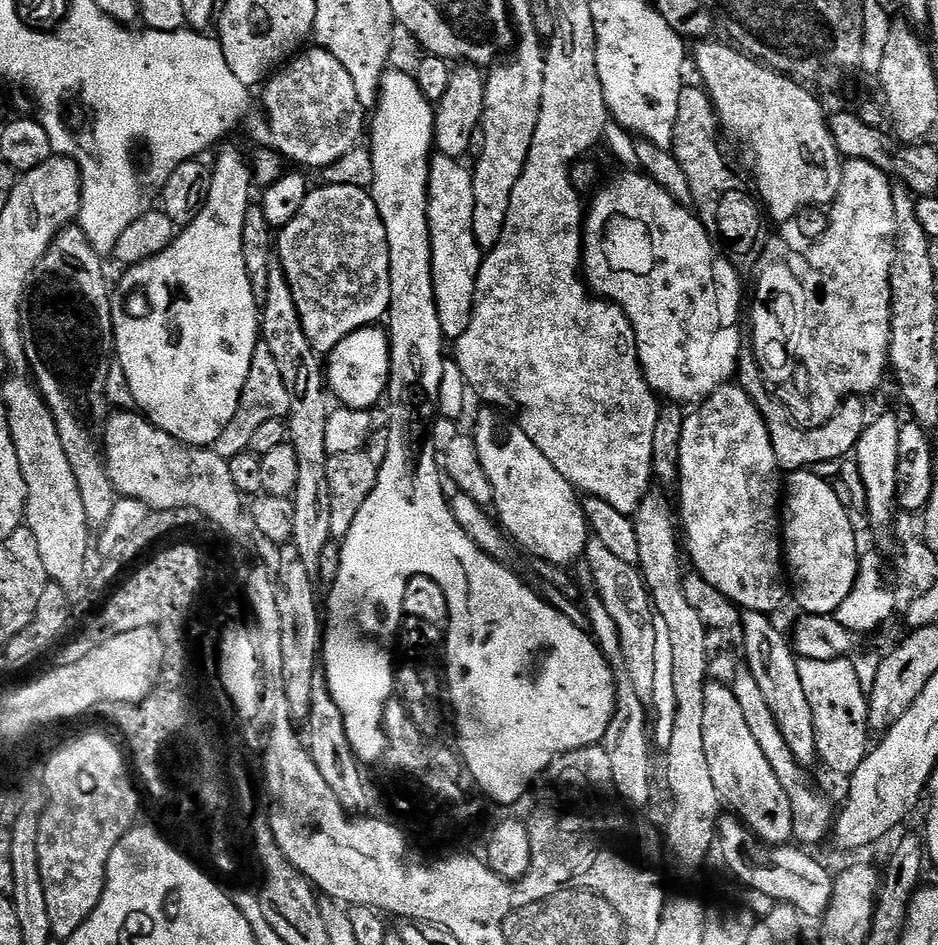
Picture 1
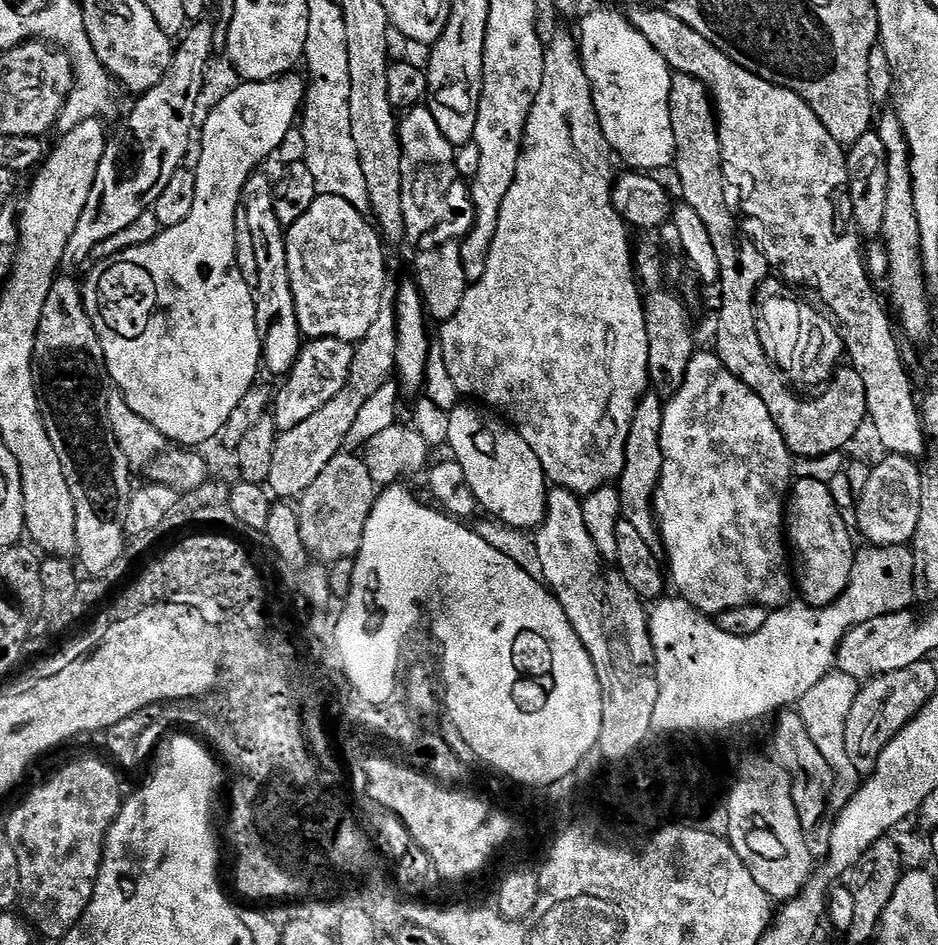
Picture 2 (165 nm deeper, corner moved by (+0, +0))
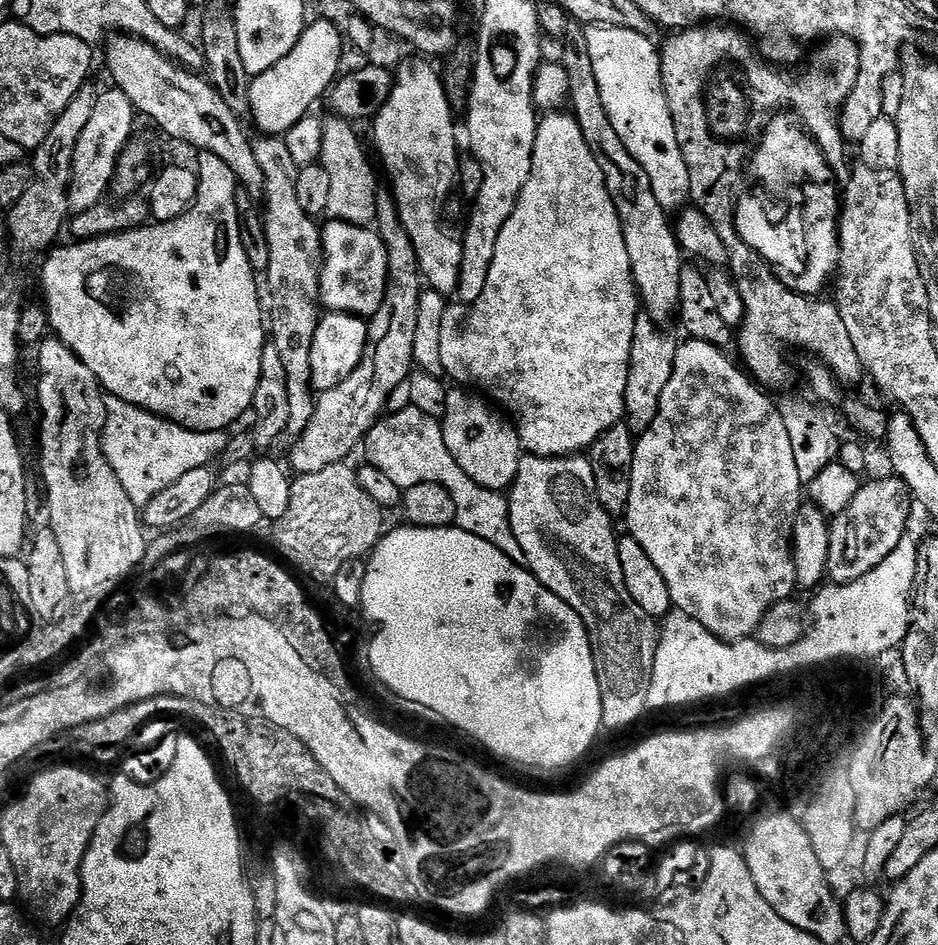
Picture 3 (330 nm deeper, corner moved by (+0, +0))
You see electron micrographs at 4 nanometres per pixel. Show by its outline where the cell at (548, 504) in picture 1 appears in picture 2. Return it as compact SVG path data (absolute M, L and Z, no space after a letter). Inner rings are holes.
M464 406L449 411L447 447L452 448L451 455L462 466L462 474L466 474L470 490L474 490L477 505L483 511L485 508L489 517L498 518L500 523L512 528L535 530L544 520L550 491L550 481L542 470L542 462L538 462L538 454L526 446L511 424L484 412Z

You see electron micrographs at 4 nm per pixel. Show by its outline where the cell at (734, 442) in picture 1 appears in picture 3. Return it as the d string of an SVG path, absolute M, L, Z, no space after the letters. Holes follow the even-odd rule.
M684 340L676 350L674 358L674 374L670 374L670 382L666 382L666 390L662 390L662 402L658 406L658 414L652 425L639 433L634 450L634 462L630 474L630 494L628 498L627 535L632 536L646 550L650 562L658 566L658 574L666 578L666 590L670 590L672 607L677 612L690 614L694 622L702 622L710 634L719 640L747 640L755 633L762 618L778 602L789 599L792 591L797 591L796 571L792 557L792 523L802 507L802 483L799 480L797 463L794 462L793 447L790 446L789 435L782 414L777 408L777 401L768 396L761 385L757 384L743 367L732 365L733 357L721 352L710 342Z

